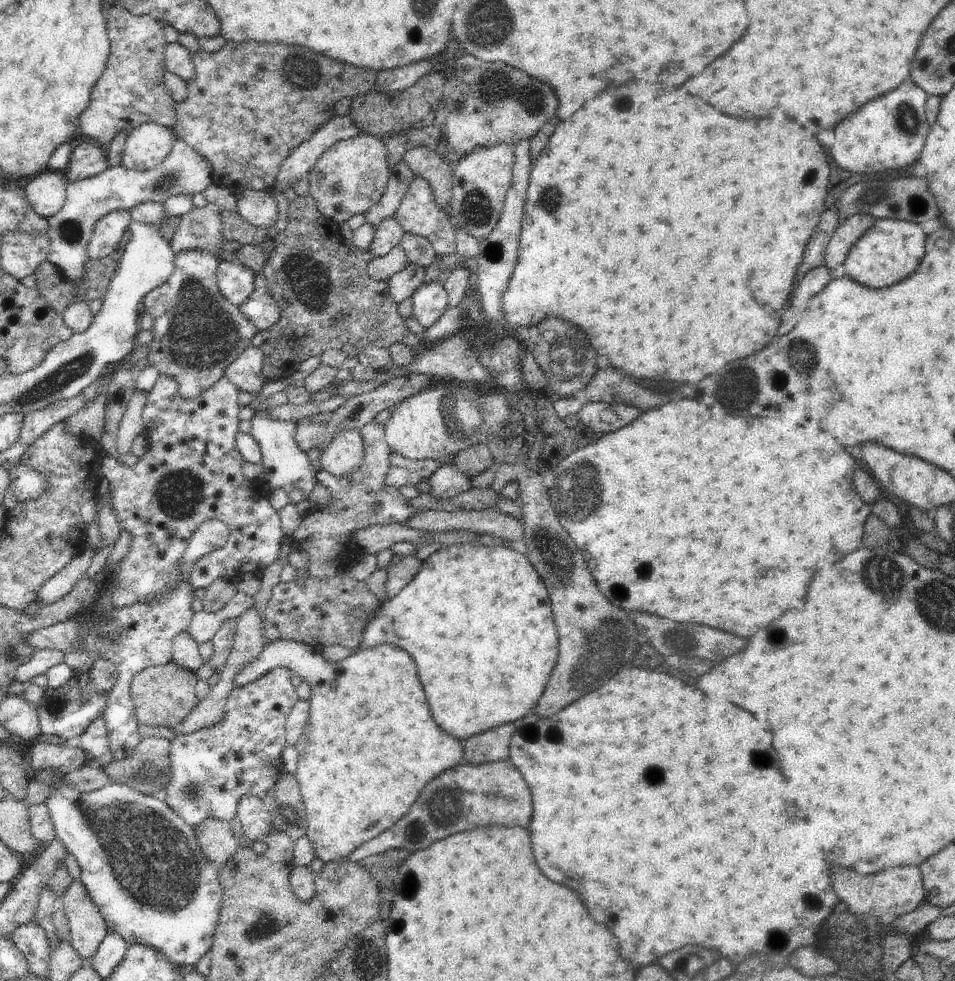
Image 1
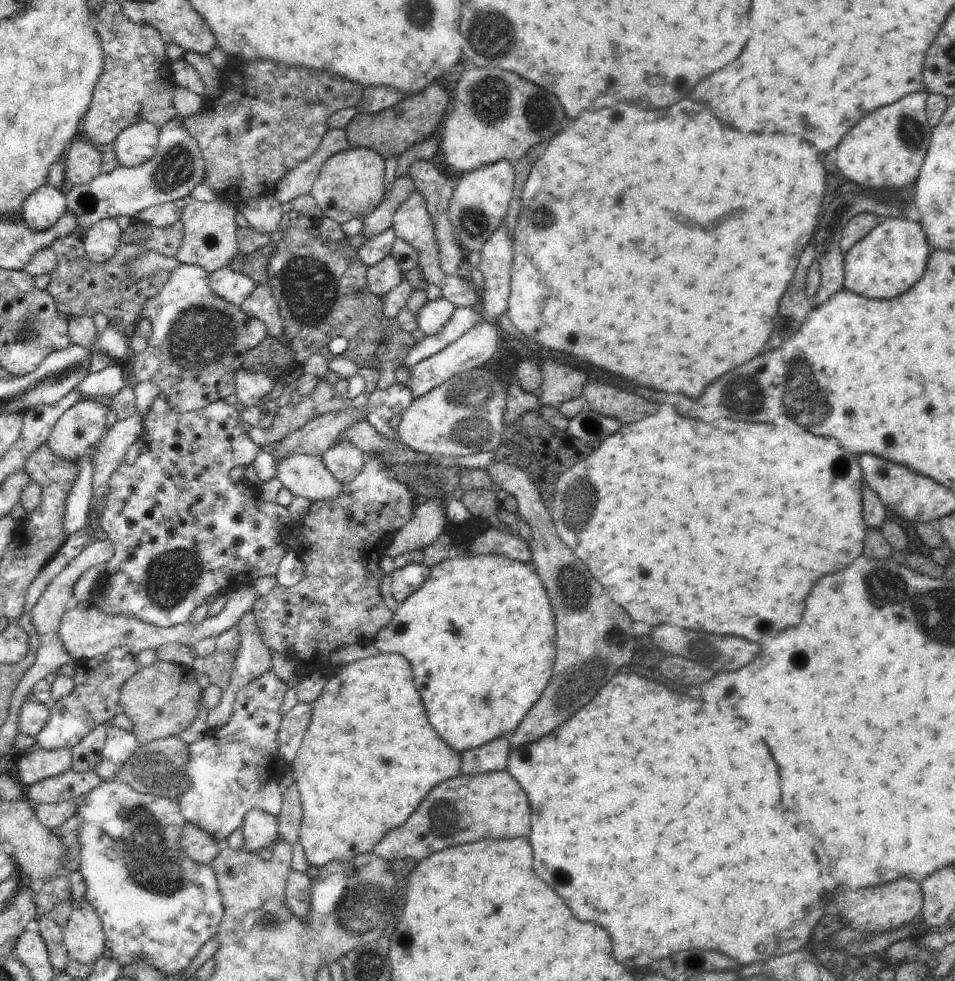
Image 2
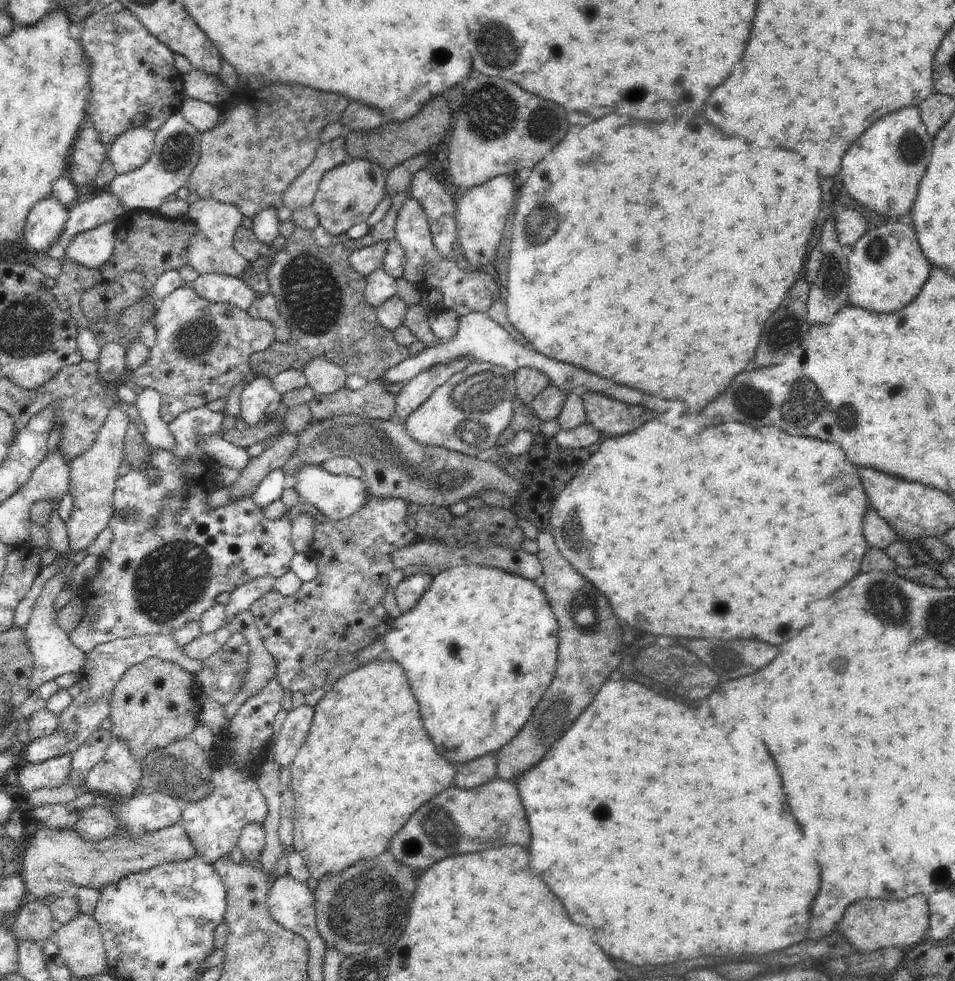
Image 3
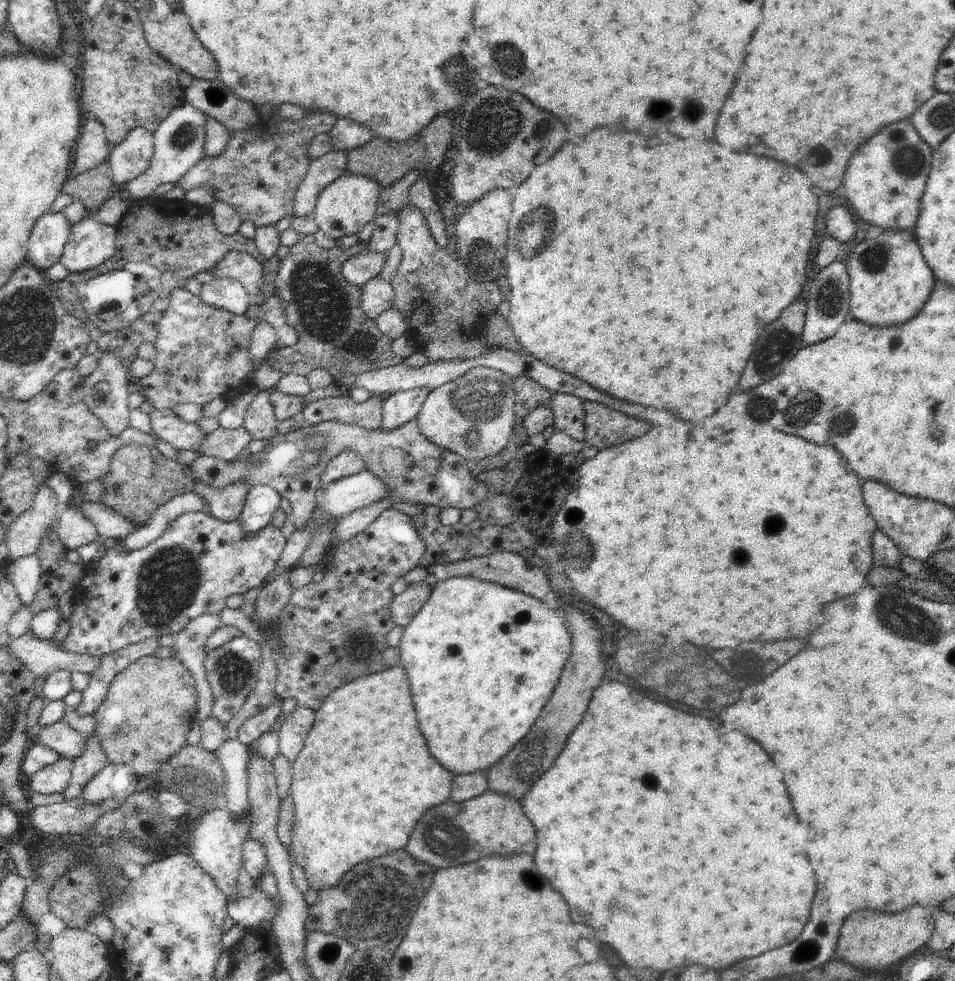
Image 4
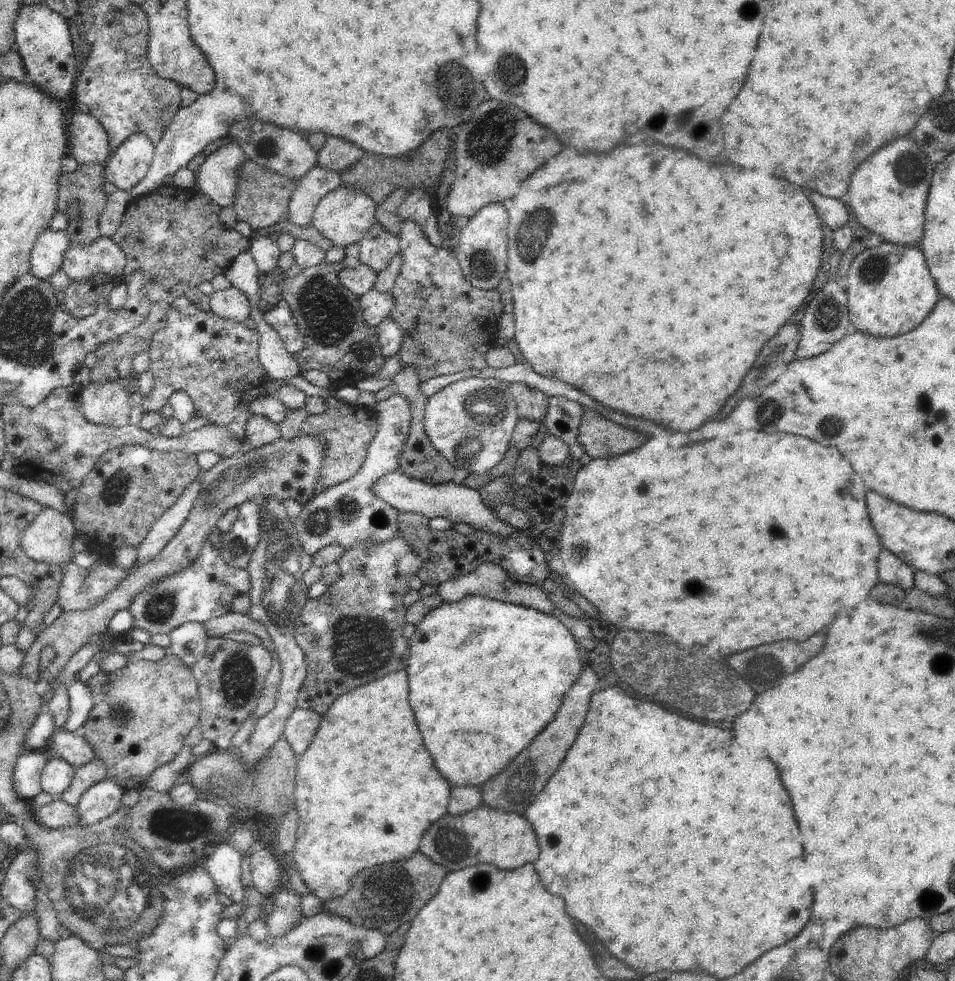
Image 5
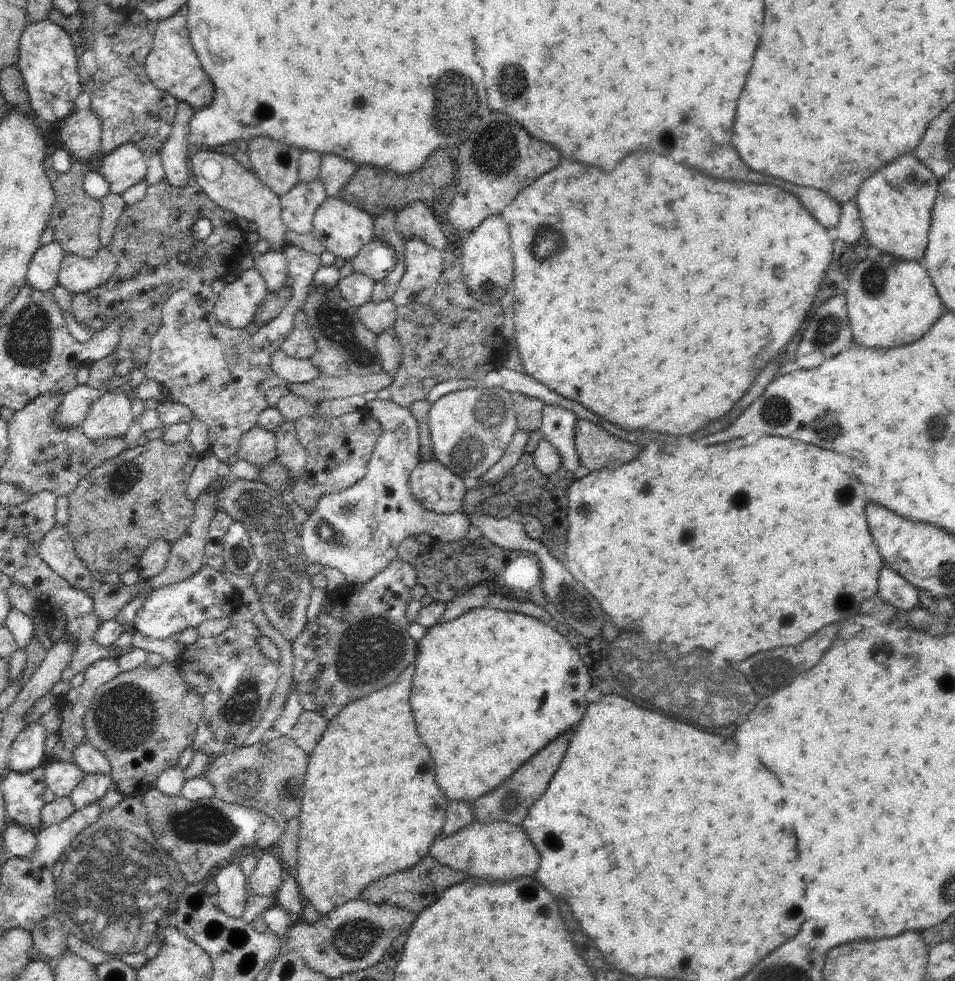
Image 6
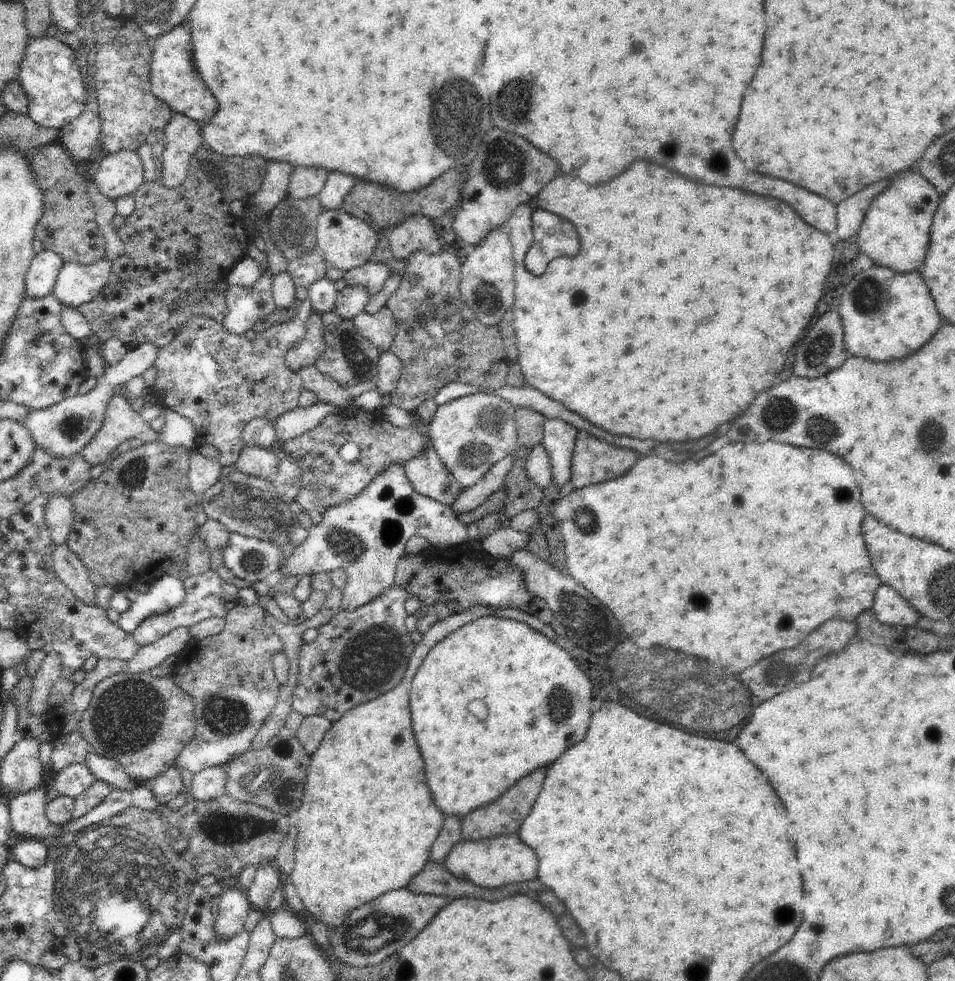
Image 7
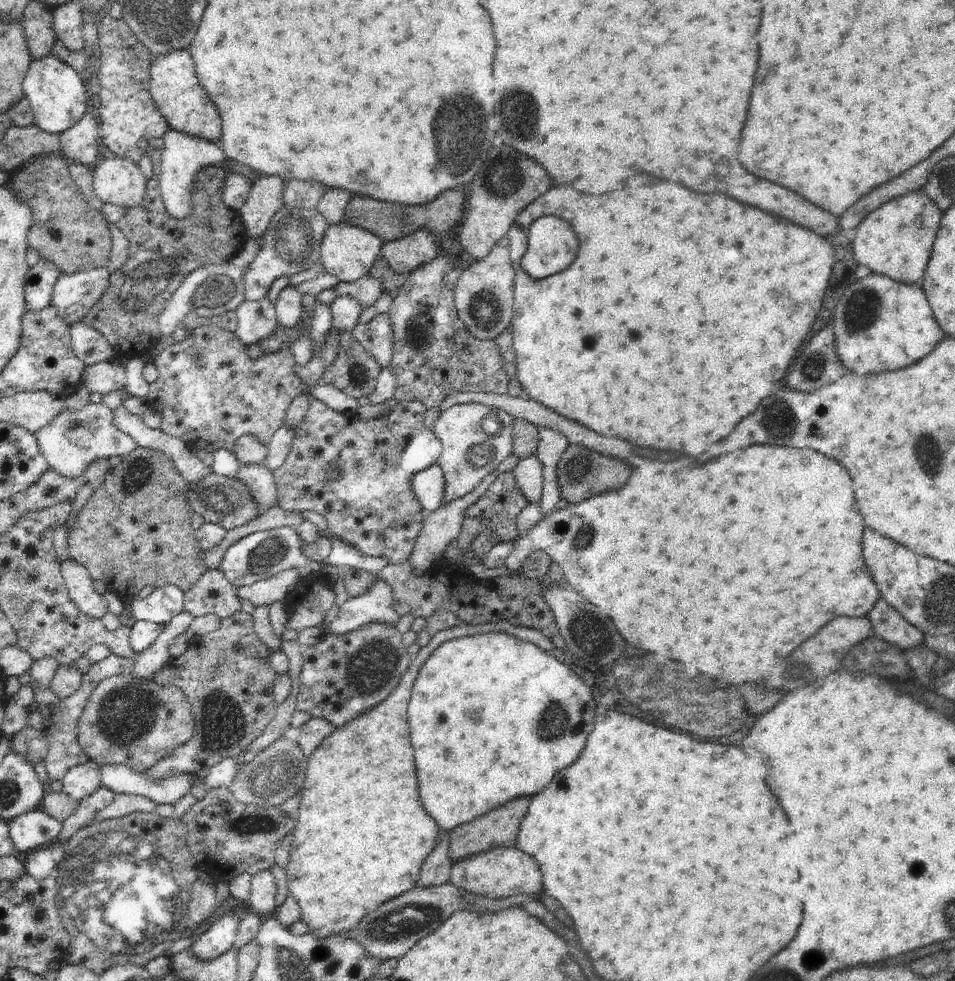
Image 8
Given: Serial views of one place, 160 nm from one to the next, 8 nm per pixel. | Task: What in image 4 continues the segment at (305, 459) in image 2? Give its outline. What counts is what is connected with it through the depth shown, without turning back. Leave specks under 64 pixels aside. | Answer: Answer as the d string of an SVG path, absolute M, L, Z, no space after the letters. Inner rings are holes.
M365 469L356 475L332 482L317 495L317 507L326 510L337 521L342 521L356 510L380 502L388 496L388 486Z

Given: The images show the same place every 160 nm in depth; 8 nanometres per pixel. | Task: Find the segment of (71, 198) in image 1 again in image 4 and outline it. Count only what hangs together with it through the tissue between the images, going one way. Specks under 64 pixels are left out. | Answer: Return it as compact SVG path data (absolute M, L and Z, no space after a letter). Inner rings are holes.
M189 103L176 108L169 116L160 124L160 127L153 133L154 138L154 153L148 170L134 178L126 184L126 190L130 194L131 199L135 201L153 197L154 191L162 184L178 183L202 156L205 154L205 137L206 137L206 114L192 107Z

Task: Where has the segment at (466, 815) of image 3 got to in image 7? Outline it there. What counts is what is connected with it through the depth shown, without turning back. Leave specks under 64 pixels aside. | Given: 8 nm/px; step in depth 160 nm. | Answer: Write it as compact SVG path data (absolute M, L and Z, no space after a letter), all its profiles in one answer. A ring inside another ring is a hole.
M518 833L479 841L458 841L445 860L445 867L458 878L468 879L479 887L497 889L514 883L527 883L537 878L538 855L524 844Z

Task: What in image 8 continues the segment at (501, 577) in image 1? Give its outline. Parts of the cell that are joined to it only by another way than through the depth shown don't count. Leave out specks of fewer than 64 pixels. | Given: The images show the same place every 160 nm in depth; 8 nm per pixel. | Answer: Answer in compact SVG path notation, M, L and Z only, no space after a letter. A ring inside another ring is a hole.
M484 632L484 634L462 636L444 642L439 648L436 648L436 651L420 668L407 705L409 734L417 769L419 796L426 812L432 816L433 820L436 820L436 824L441 830L452 833L454 828L472 822L472 820L500 808L514 798L536 796L538 792L542 792L548 786L558 771L573 765L580 758L588 735L595 725L597 715L594 712L595 708L596 701L592 696L590 687L579 676L576 676L568 665L559 662L546 650L541 650L532 642L518 640L506 632Z

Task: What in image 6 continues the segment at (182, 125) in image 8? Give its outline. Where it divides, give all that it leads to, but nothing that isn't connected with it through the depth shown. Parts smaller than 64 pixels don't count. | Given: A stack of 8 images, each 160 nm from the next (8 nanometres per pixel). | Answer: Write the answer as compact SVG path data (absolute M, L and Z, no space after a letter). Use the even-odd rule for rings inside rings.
M188 6L157 24L153 45L146 57L146 74L156 88L169 92L178 102L184 101L194 112L207 109L214 100L215 86L204 72L189 37Z

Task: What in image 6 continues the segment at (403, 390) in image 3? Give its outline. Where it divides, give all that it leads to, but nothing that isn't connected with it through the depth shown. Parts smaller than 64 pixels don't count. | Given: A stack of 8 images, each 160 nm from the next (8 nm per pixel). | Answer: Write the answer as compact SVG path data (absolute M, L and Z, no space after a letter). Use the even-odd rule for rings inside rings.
M379 399L372 400L371 402L367 402L368 408L370 409L370 414L372 414L372 418L376 418L380 422L380 426L382 426L382 436L376 442L374 451L372 452L372 458L370 458L370 462L368 462L366 468L366 476L364 478L360 478L359 482L356 484L352 484L350 488L346 488L342 490L342 492L336 492L328 494L327 496L322 496L320 498L320 502L318 502L318 506L316 506L316 510L310 514L309 518L302 524L302 534L298 537L299 544L302 548L302 556L303 560L307 565L310 564L320 564L324 569L326 568L338 568L346 576L347 582L346 586L350 588L350 592L352 592L352 588L360 588L362 584L366 584L368 580L372 580L376 574L380 574L390 562L392 562L392 558L397 557L398 548L400 544L404 542L404 540L408 539L408 536L416 536L418 537L422 533L428 533L432 539L436 538L436 540L440 540L442 543L448 542L452 543L455 541L460 541L465 539L466 533L470 530L470 519L464 512L456 512L456 514L450 514L448 516L444 516L444 514L436 514L436 512L430 512L426 510L424 506L416 498L414 498L414 494L412 494L412 490L410 488L411 484L408 484L411 478L411 473L414 468L419 464L419 427L416 418L412 415L412 412L408 408L402 408L398 404L395 404L391 401L382 401Z

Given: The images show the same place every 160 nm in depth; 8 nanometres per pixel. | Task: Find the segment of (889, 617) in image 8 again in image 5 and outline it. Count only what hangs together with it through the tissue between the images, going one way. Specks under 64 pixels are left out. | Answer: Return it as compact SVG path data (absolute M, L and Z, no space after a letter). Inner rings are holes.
M884 549L879 554L878 562L878 580L880 583L890 585L896 590L909 591L915 586L914 568L909 567L892 554L888 549Z

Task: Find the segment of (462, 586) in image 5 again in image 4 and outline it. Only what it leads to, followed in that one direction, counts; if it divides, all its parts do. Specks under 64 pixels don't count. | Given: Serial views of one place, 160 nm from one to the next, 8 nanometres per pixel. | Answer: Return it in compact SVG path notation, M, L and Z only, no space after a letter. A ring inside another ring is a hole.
M496 552L490 555L472 558L471 560L460 560L460 562L454 562L454 564L434 564L428 566L427 570L429 573L436 575L438 582L444 582L444 580L448 580L448 578L472 576L472 578L500 584L500 586L504 586L504 588L520 590L520 592L534 596L542 601L551 591L549 580L544 570L539 566L529 565L521 554L515 554L514 552Z

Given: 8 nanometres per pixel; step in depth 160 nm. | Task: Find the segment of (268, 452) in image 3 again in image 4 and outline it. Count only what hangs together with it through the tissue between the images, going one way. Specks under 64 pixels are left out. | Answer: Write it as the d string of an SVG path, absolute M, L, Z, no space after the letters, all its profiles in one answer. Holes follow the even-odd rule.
M196 480L193 492L208 501L213 517L223 522L232 522L242 514L251 488L242 482L232 482L230 486L218 490Z

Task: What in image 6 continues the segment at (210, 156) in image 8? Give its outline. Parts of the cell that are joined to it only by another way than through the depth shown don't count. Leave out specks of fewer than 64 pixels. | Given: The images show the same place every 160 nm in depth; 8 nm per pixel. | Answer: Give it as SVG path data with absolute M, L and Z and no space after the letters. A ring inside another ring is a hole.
M180 101L173 120L173 125L160 151L165 179L176 188L183 187L188 178L186 150L188 150L189 124L194 111L188 103Z

